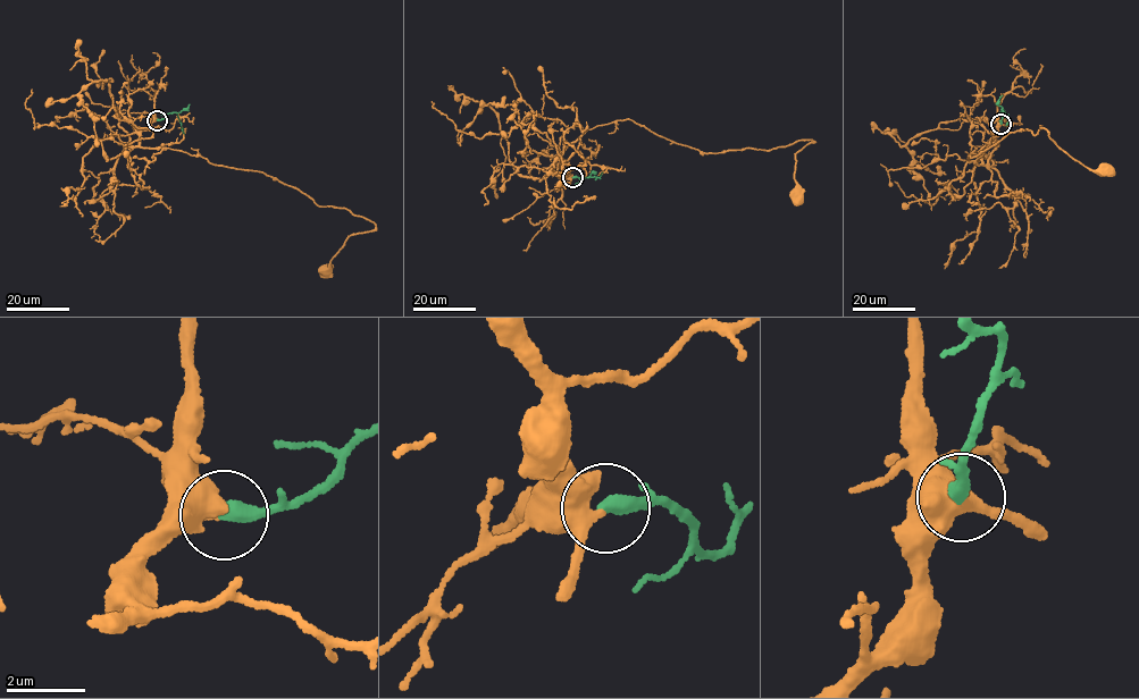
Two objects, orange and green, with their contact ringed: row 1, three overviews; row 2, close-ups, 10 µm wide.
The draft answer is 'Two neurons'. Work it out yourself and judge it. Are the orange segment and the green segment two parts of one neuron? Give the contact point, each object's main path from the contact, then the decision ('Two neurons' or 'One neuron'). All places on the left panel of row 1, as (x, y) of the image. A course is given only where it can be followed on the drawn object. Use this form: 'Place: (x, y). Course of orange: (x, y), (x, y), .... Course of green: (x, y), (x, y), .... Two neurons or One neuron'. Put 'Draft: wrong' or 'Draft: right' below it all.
Place: (157, 120). Course of orange: (157, 119), (141, 133), (140, 146), (264, 171), (318, 205), (349, 209), (375, 224), (346, 238), (327, 269). Course of green: (157, 119), (176, 112), (184, 134). One neuron
Draft: wrong

